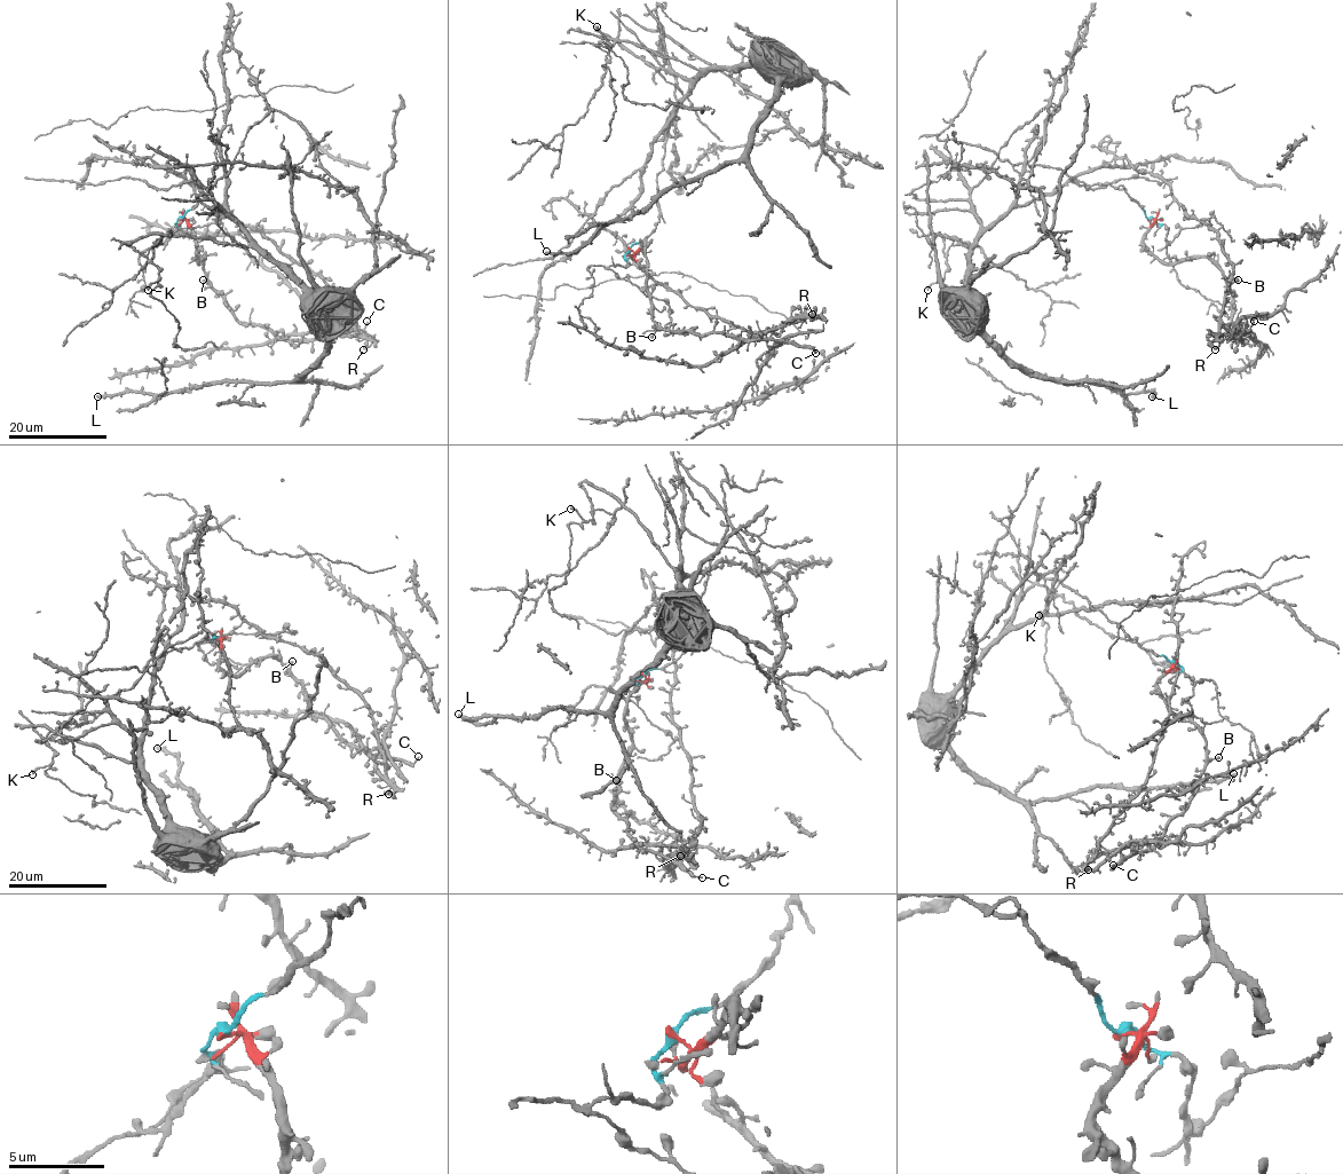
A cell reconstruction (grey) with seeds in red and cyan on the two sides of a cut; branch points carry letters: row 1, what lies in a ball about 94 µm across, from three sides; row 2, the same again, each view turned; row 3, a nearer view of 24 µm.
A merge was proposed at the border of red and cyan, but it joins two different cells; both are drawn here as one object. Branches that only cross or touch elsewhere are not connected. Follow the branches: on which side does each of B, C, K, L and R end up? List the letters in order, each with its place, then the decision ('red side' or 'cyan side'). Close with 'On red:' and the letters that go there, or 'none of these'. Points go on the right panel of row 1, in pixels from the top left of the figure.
B: place (1238, 280); red side
C: place (1254, 321); red side
K: place (927, 290); cyan side
L: place (1152, 396); cyan side
R: place (1215, 349); red side
On red: B, C, R

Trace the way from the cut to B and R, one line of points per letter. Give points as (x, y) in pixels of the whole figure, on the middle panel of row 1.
B: (629, 249), (636, 252), (644, 243), (652, 318), (657, 329), (652, 337)
R: (629, 249), (636, 252), (644, 243), (652, 317), (669, 331), (766, 339), (789, 321), (820, 318), (812, 314)

